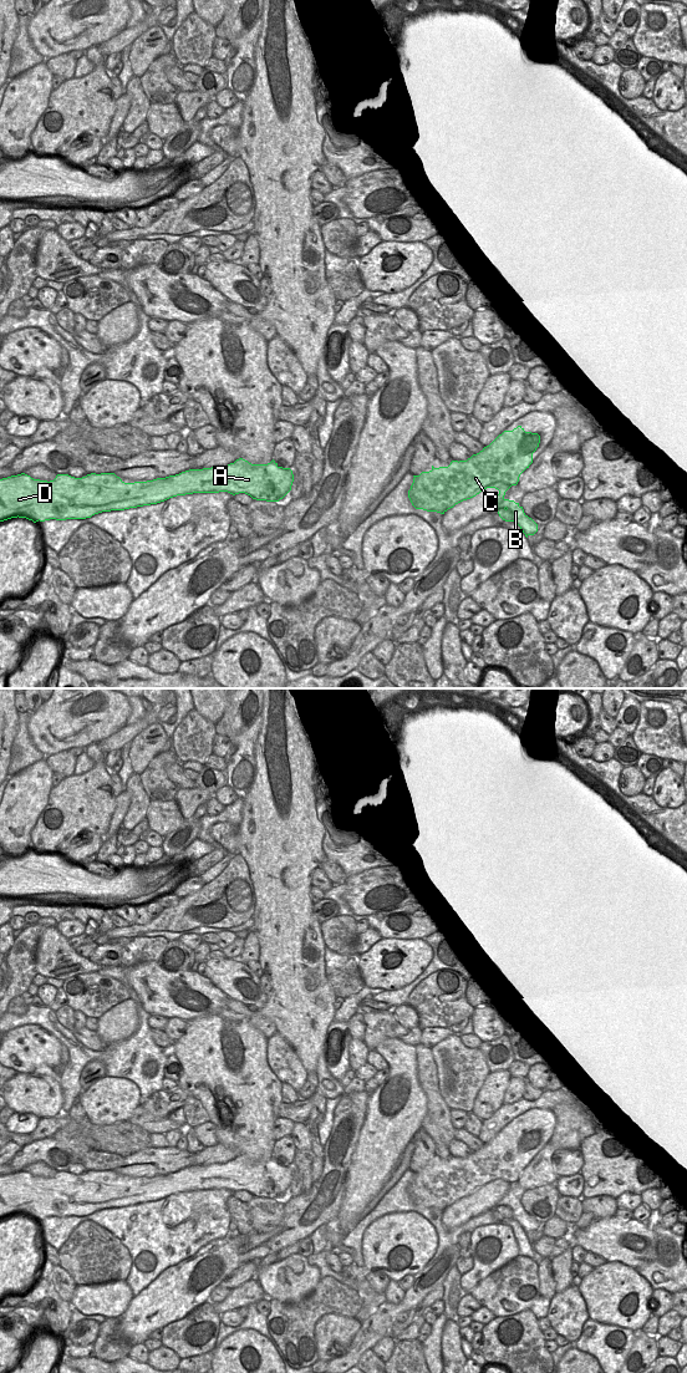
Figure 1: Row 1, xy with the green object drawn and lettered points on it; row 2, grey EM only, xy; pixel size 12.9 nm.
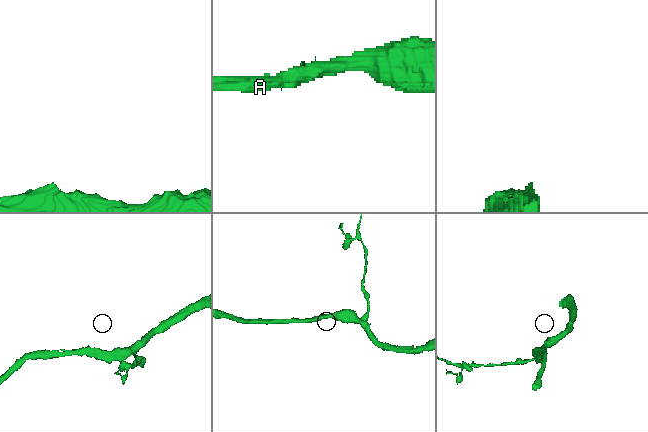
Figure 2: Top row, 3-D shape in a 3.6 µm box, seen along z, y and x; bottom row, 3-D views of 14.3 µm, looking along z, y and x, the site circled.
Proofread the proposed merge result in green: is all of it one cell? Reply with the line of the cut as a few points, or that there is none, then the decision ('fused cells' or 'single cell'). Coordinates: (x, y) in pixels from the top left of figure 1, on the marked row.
cut in xy along (503, 497), (495, 510); fused cells

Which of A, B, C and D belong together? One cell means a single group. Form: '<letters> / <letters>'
A C D / B

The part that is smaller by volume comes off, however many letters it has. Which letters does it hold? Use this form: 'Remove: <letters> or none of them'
Remove: B

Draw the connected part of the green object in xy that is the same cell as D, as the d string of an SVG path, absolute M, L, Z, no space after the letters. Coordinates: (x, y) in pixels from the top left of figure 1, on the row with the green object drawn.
M243 458L224 467L189 469L175 476L134 483L124 483L114 473L91 473L82 478L57 474L50 482L21 473L0 479L0 522L17 517L34 523L50 519L86 519L102 512L157 504L193 493L245 493L256 500L279 502L291 490L292 482L292 471L279 467L274 459L268 464L251 464Z

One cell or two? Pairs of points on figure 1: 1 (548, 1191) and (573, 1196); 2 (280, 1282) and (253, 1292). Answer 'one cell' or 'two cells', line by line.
1: two cells
2: two cells

